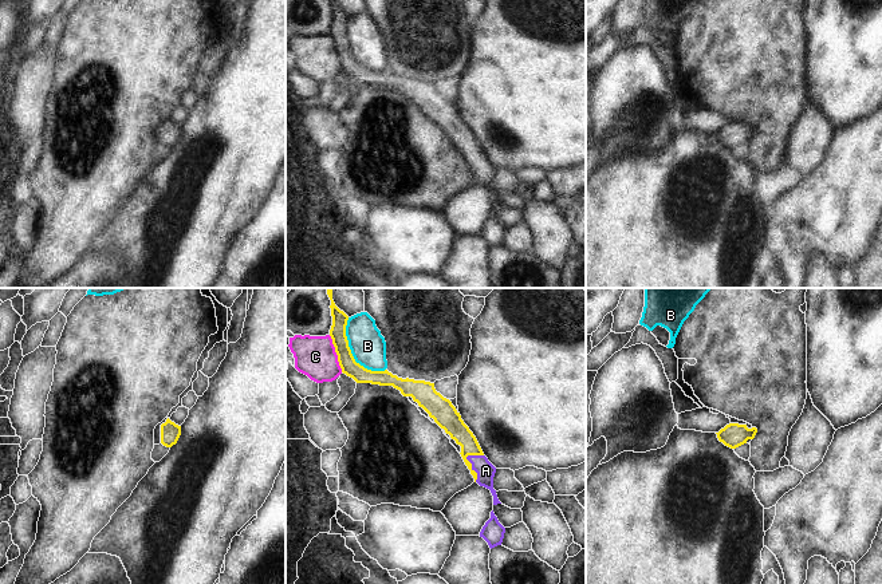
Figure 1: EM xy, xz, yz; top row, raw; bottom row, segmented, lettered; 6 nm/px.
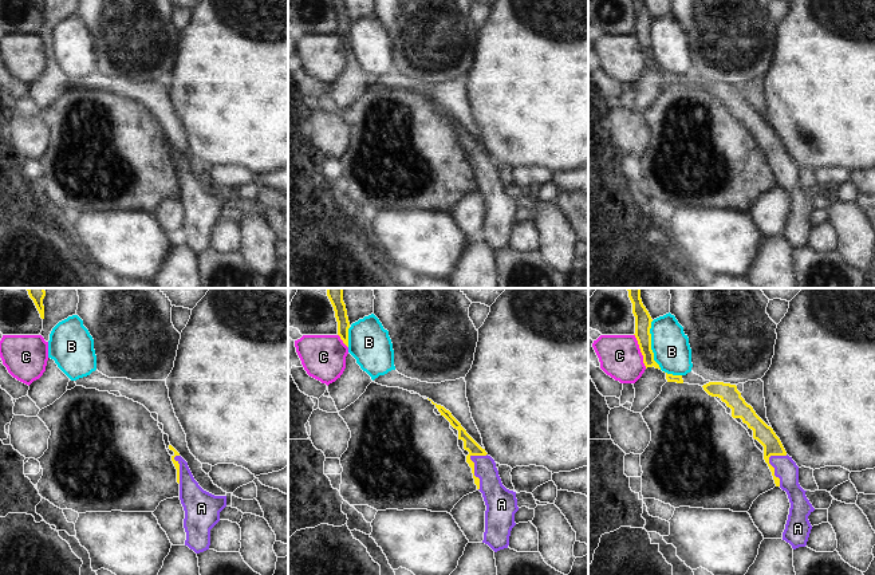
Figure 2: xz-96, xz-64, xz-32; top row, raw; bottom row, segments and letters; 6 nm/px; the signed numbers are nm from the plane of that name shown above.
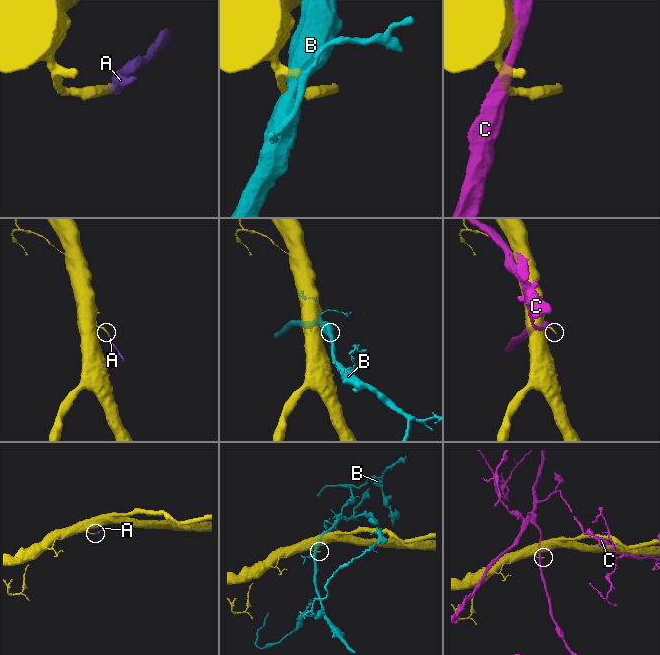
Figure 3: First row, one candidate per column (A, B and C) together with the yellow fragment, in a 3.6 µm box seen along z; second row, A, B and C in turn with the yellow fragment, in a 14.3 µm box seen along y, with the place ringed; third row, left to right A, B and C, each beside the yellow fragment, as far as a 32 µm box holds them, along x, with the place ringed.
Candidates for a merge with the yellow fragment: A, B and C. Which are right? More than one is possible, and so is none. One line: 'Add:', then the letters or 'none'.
Add: A

